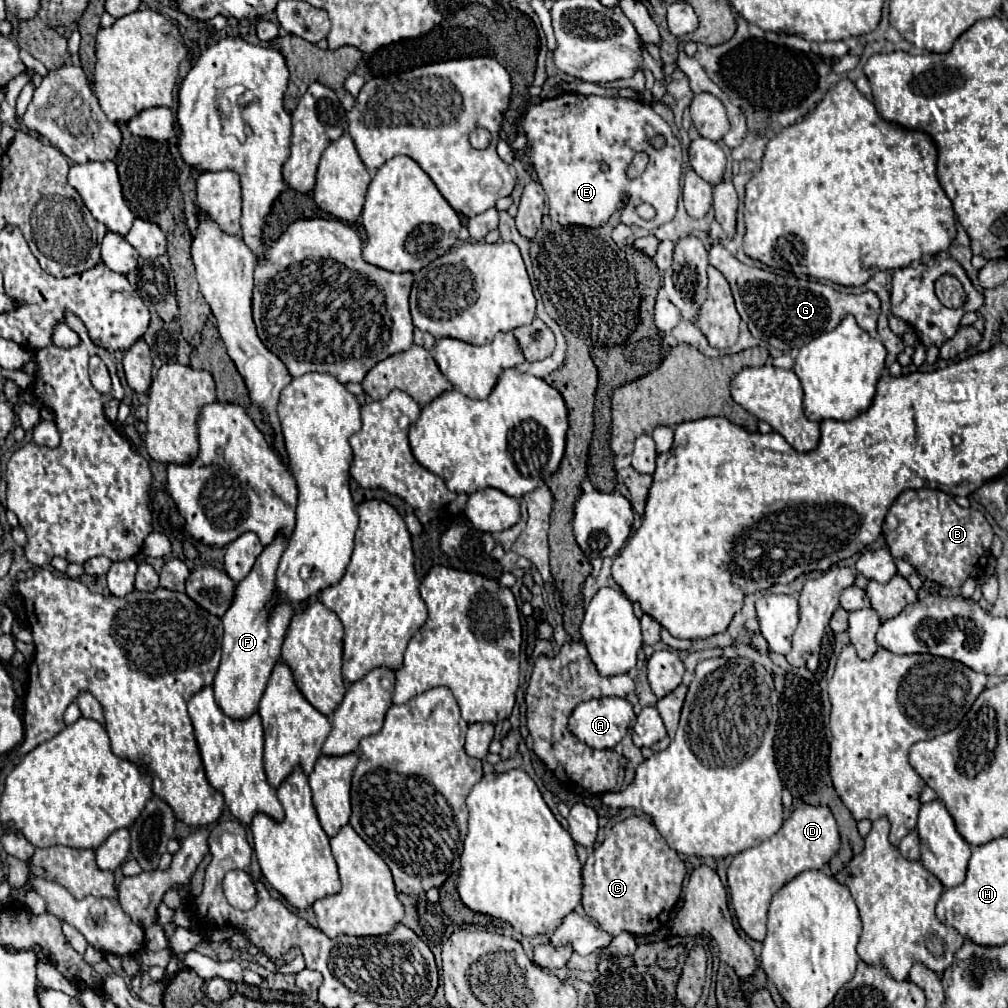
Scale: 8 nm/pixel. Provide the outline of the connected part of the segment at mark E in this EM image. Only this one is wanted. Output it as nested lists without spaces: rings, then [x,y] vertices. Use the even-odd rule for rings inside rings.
[[[561,93],[553,99],[545,99],[539,105],[533,105],[523,121],[527,133],[525,155],[533,169],[539,175],[539,183],[547,193],[549,217],[561,225],[585,225],[601,227],[609,217],[621,209],[621,221],[625,225],[639,225],[645,229],[655,229],[669,223],[675,217],[677,199],[679,199],[679,181],[681,181],[681,145],[673,135],[667,121],[663,121],[651,105],[643,101],[615,99],[615,97],[597,97],[597,95],[579,95],[579,93]],[[635,153],[647,153],[649,163],[641,177],[627,179],[625,169],[631,163]],[[639,203],[649,203],[655,209],[655,217],[645,221],[635,215]]]

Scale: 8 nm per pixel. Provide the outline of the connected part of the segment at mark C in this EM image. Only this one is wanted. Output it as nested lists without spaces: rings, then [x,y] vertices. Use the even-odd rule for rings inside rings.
[[[633,815],[613,825],[601,847],[585,861],[583,875],[583,909],[603,931],[651,935],[667,923],[669,911],[681,895],[685,865],[649,819]]]

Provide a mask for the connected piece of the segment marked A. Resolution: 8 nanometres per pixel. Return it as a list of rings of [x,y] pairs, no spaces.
[[[601,697],[581,703],[569,717],[569,729],[593,749],[611,749],[627,733],[633,705],[623,697]]]

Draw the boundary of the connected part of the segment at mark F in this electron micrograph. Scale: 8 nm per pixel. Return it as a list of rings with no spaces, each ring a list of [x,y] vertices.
[[[279,533],[275,541],[263,549],[251,573],[243,581],[237,583],[235,599],[231,607],[227,609],[227,613],[221,617],[223,627],[225,627],[223,659],[213,681],[213,691],[215,691],[215,701],[219,703],[219,707],[233,719],[241,719],[257,711],[267,679],[277,659],[281,657],[285,633],[291,623],[291,615],[295,611],[291,603],[279,603],[279,605],[273,605],[271,609],[267,607],[277,591],[275,571],[285,547],[287,547],[287,537]]]

